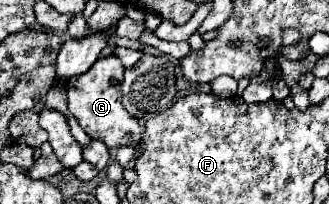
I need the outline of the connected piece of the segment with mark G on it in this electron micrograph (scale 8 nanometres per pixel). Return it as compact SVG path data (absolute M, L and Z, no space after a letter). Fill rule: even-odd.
M110 55L110 57L100 57L86 73L72 77L68 81L68 107L72 115L78 119L82 129L92 139L106 143L106 147L122 147L122 145L134 147L140 143L142 137L138 121L122 107L122 93L120 93L122 73L124 67L120 59Z

